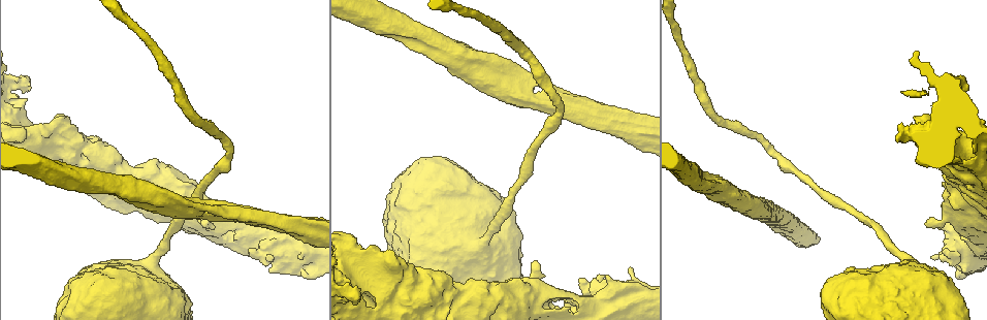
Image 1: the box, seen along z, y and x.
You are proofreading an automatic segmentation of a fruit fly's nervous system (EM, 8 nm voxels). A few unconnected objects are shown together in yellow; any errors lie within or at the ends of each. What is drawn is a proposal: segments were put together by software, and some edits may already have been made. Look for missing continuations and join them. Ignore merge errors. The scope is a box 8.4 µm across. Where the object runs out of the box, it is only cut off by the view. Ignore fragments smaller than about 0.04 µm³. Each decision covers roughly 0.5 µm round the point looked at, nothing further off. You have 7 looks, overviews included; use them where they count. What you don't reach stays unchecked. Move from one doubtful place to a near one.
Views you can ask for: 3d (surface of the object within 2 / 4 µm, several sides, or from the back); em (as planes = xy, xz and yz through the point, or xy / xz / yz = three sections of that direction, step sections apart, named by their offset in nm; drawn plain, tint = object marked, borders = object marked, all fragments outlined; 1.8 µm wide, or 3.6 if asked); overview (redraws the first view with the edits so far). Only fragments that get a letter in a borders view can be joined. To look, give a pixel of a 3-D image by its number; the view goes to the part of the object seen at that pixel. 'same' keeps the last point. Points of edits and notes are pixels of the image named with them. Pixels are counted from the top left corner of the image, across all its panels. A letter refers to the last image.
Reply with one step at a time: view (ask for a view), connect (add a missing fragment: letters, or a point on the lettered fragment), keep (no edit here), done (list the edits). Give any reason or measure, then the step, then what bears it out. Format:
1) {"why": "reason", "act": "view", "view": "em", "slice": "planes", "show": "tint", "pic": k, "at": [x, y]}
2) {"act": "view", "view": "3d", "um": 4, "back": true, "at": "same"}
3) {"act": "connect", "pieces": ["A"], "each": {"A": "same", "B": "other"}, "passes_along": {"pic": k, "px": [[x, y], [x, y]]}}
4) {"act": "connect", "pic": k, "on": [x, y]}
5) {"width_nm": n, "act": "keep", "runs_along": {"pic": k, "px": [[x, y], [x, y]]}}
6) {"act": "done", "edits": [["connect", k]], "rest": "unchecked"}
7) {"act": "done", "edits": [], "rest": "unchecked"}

{"why": "thick end", "act": "view", "view": "em", "slice": "xz", "step": 4, "show": "tint", "pic": 1, "at": [26, 99]}

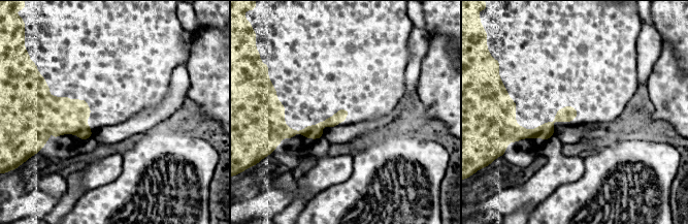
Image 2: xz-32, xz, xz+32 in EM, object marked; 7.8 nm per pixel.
{"why": "cut it another way", "act": "view", "view": "em", "slice": "planes", "show": "borders", "at": "same"}

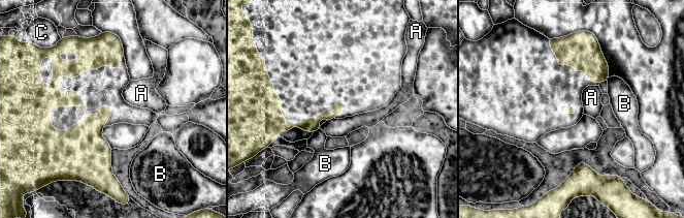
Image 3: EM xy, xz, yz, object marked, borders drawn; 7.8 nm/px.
{"act": "keep", "each": {"A": "other", "B": "other", "C": "other"}, "runs_along": {"pic": 3, "px": [[106, 47], [57, 76], [49, 122], [108, 170]]}, "found": "no lettered fragment goes on from it"}

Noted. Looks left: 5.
{"why": "stops while still wide", "act": "view", "view": "em", "slice": "xy", "step": 4, "show": "borders", "pic": 1, "at": [214, 210]}

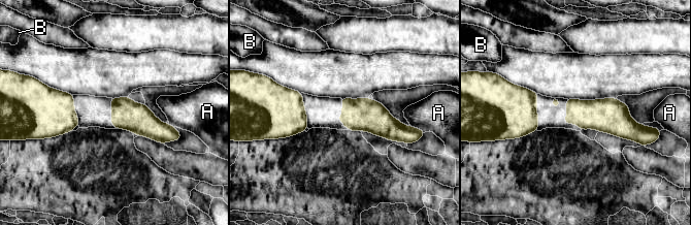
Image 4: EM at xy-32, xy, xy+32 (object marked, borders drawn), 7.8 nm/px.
{"act": "keep", "each": {"A": "other", "B": "other"}, "border": {"pic": 4, "px": [[409, 126], [415, 128]]}, "found": "no lettered fragment goes on from it"}

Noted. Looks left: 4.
{"why": "thick turns thin", "act": "view", "view": "3d", "um": 2, "pic": 1, "at": [240, 228]}

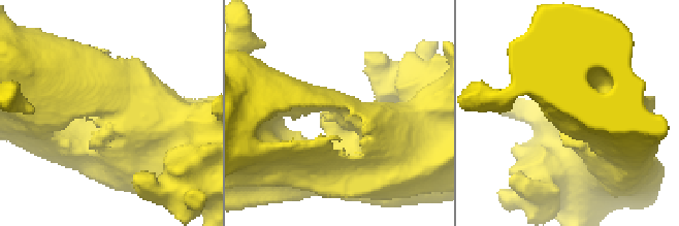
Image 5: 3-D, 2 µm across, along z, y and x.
{"why": "need the tissue", "act": "view", "view": "em", "slice": "planes", "show": "borders", "pic": 5, "at": [108, 112]}

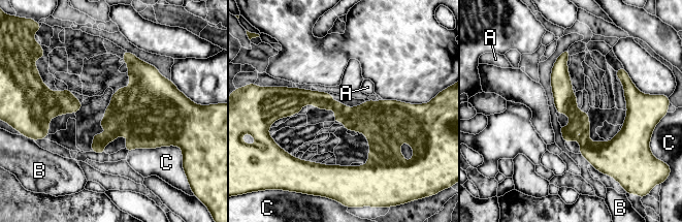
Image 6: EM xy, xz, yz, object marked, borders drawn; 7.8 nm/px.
{"longest_contact_nm": ["C", 380], "act": "keep", "each": {"A": "other", "B": "other", "C": "other"}, "border": {"pic": 6, "px": [[176, 145], [133, 148], [128, 153]]}, "found": "no lettered fragment goes on from it"}

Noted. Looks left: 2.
{"act": "done", "edits": [], "rest": "unchecked"}

